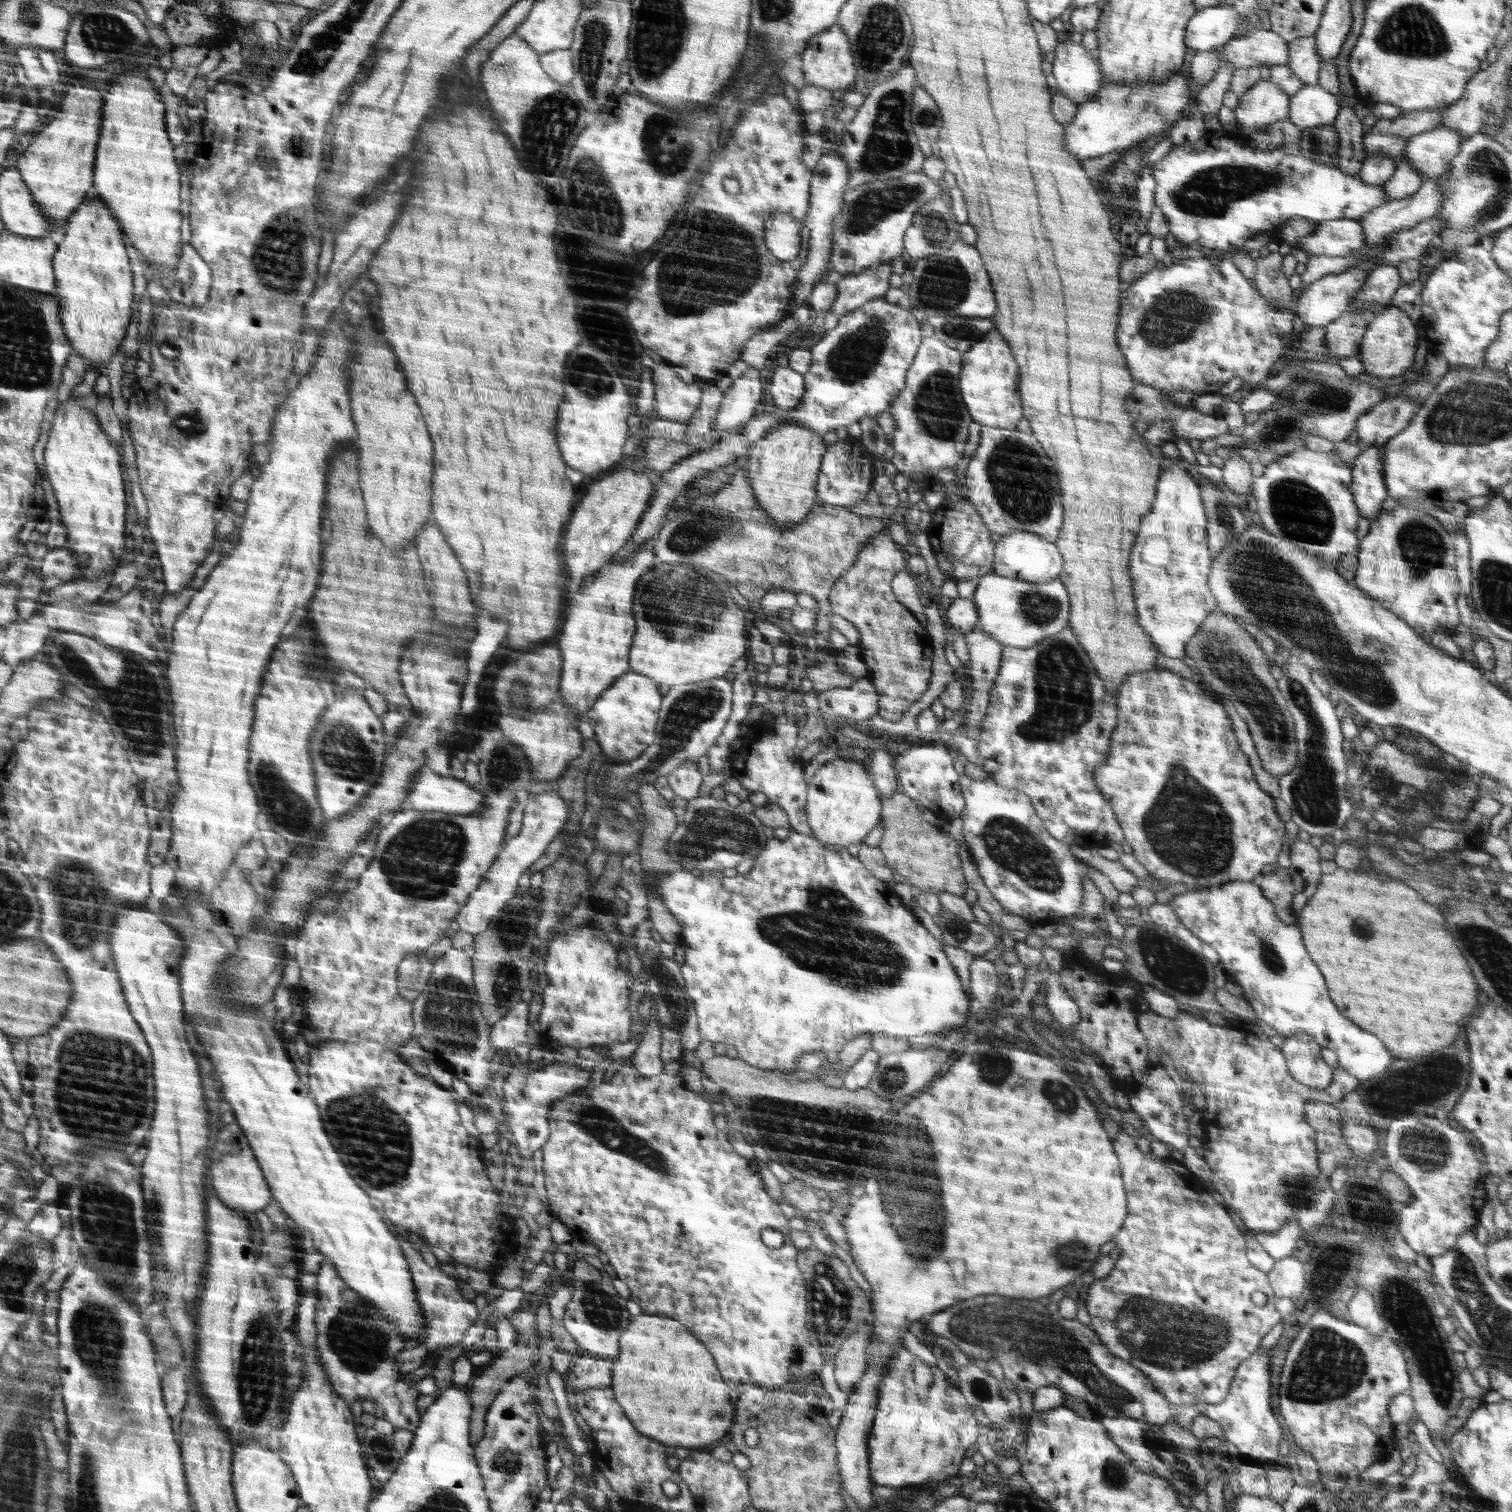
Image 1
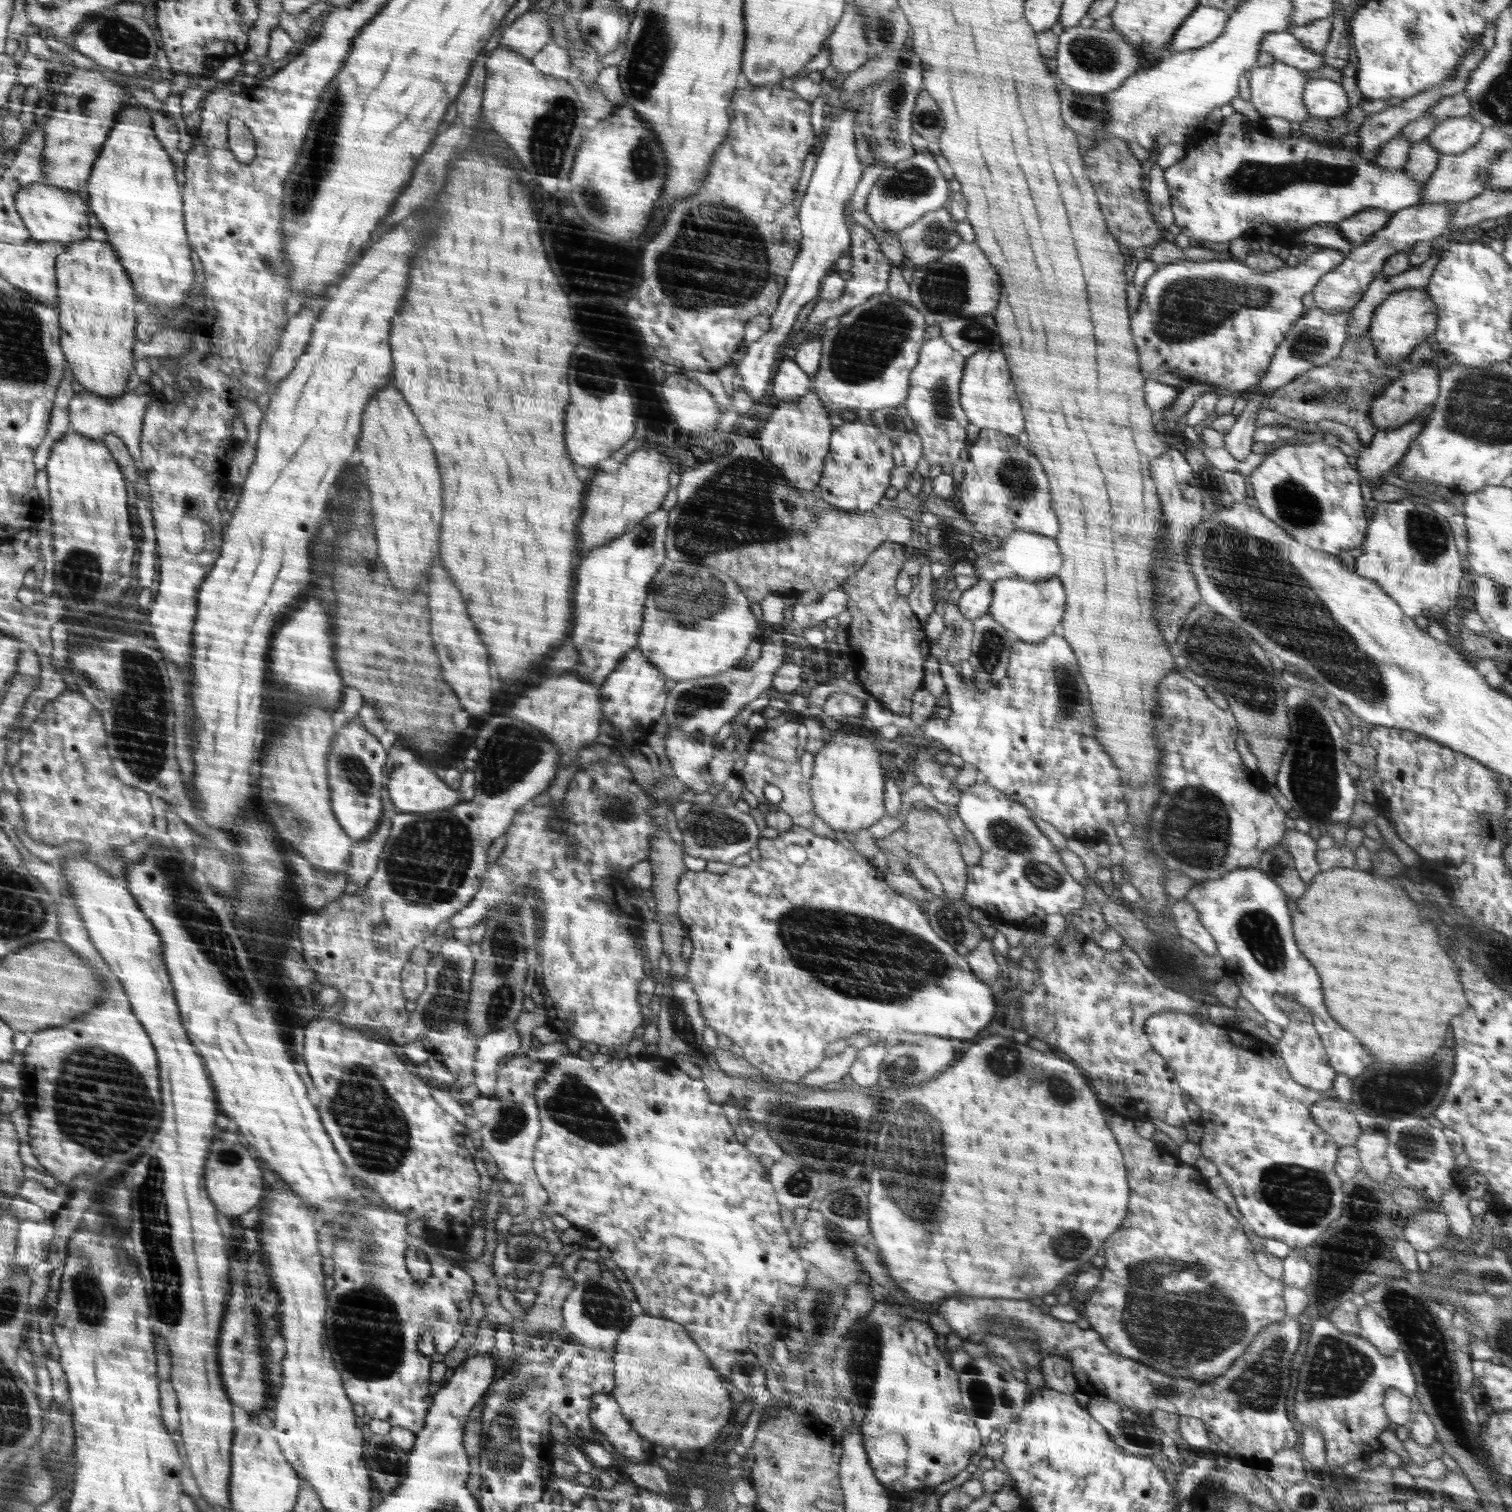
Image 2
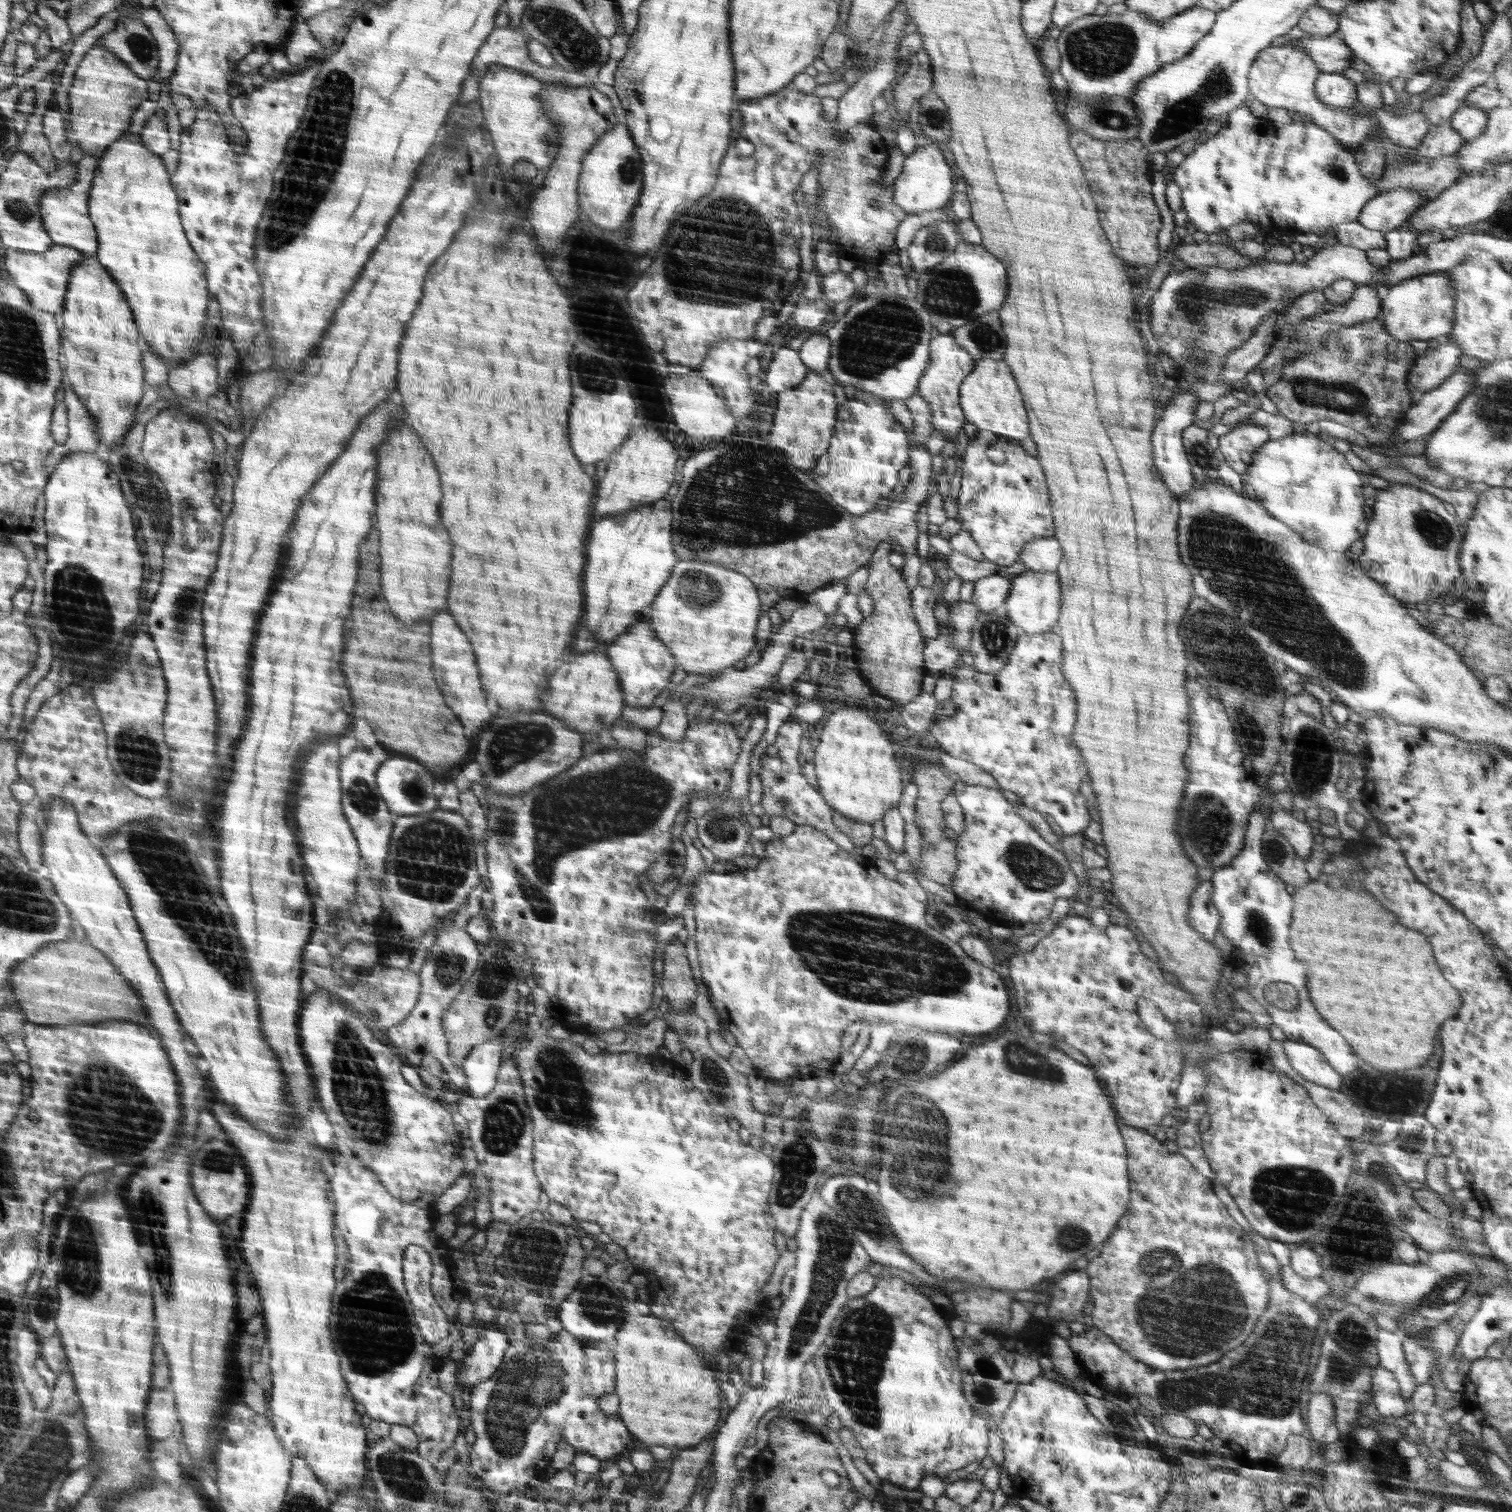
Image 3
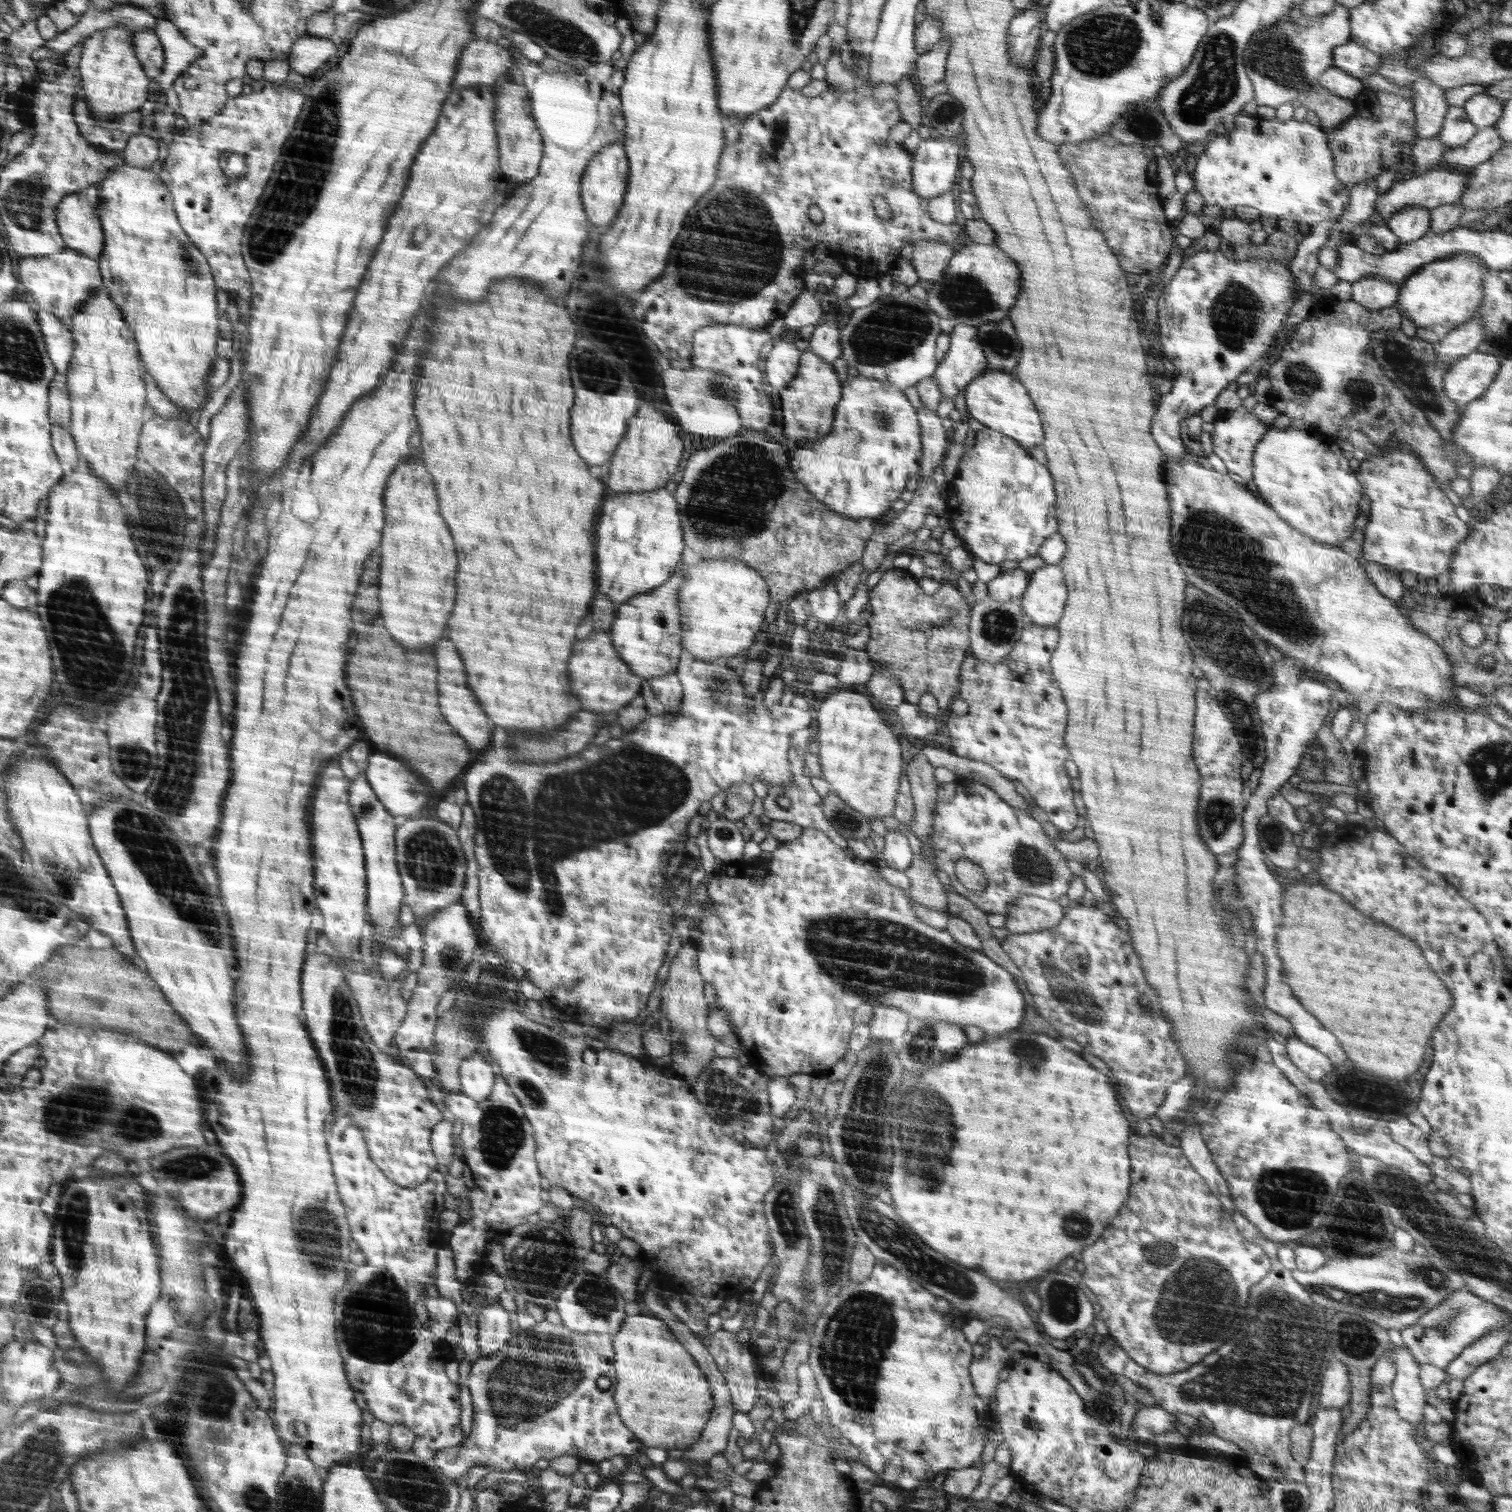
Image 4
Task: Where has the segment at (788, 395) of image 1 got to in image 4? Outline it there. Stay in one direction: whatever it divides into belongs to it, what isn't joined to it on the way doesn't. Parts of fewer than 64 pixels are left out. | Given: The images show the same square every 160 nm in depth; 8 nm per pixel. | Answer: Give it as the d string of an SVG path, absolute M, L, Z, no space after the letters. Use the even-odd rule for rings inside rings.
M774 342L774 348L761 364L767 388L785 390L797 377L802 352L792 342Z

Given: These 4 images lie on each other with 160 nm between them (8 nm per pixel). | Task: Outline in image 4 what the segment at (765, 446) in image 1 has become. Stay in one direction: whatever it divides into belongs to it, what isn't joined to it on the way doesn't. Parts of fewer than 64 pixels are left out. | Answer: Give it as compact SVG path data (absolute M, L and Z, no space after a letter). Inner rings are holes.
M810 348L802 352L797 377L785 390L780 391L783 441L790 449L809 440L820 440L832 431L836 404L840 401L840 390L843 390L838 378L832 370L832 363L826 363L826 360L818 357Z

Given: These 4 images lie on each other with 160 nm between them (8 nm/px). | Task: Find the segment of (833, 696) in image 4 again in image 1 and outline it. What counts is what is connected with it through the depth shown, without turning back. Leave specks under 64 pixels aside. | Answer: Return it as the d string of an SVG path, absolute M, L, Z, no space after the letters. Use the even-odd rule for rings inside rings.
M838 757L826 762L807 781L806 817L811 836L825 846L841 846L863 842L880 824L884 812L881 795L867 765Z

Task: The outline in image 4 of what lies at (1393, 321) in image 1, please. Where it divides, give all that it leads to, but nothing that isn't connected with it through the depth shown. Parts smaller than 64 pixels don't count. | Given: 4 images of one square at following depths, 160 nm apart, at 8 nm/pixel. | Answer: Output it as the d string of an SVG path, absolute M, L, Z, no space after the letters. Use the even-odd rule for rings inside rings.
M1459 252L1431 262L1402 284L1396 305L1400 308L1400 313L1407 316L1417 328L1432 329L1432 326L1440 325L1451 331L1470 321L1478 312L1479 304L1484 298L1482 281L1490 270L1477 254L1471 252Z

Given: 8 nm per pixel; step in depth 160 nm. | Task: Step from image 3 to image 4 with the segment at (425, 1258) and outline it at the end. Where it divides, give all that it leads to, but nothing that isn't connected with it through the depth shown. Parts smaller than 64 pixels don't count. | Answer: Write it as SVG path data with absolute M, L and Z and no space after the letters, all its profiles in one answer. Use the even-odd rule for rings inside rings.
M424 1298L426 1309L428 1309L429 1329L440 1339L450 1335L451 1331L456 1331L459 1326L458 1316L462 1310L458 1310L458 1302L454 1298Z

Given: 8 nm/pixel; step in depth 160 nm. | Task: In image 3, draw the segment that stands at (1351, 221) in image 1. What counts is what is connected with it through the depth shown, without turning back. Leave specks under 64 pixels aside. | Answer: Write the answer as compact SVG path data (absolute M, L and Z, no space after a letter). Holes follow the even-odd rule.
M1393 188L1369 200L1356 220L1370 230L1379 230L1380 232L1387 233L1408 222L1411 214L1429 200L1430 198L1418 194L1418 192L1411 190L1411 188Z

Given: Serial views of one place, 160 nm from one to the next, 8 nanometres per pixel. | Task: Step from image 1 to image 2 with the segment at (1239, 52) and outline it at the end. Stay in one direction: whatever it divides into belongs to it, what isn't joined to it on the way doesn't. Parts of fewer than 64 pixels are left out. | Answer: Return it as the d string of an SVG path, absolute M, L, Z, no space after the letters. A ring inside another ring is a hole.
M1288 30L1265 34L1260 41L1259 52L1268 52L1274 60L1304 71L1324 67L1323 52L1306 48Z

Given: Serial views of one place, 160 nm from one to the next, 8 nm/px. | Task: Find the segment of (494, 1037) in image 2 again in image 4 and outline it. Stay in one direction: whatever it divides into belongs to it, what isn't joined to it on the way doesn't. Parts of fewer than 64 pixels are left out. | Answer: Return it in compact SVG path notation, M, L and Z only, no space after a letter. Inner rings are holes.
M474 1054L462 1062L459 1070L460 1084L464 1094L474 1100L486 1100L494 1086L494 1072L482 1054Z

